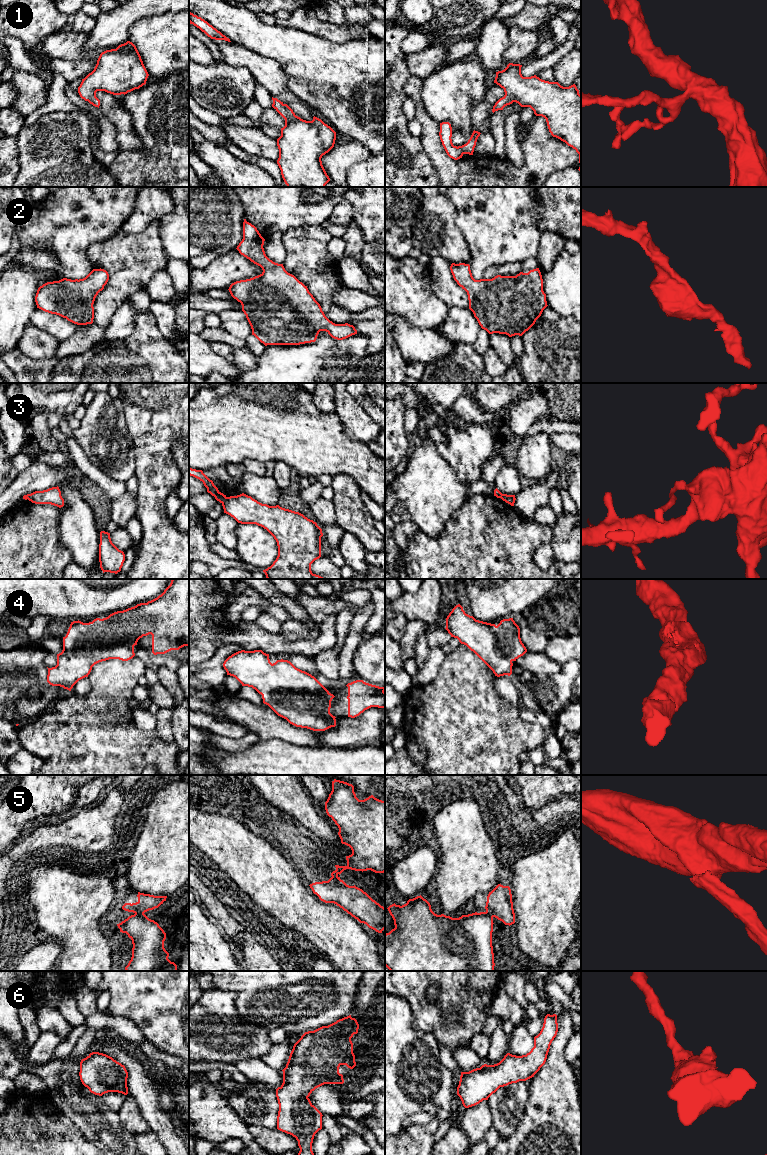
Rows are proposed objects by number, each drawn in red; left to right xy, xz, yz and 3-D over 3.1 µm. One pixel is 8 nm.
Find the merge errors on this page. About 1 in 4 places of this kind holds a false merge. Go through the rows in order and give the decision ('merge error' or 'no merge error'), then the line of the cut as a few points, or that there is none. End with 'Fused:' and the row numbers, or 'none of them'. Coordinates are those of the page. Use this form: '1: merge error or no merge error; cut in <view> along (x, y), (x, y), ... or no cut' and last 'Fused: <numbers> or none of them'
1: no merge error; no cut
2: no merge error; no cut
3: merge error; cut in xz along (227, 497), (222, 503)
4: no merge error; no cut
5: merge error; cut in xy along (135, 913), (143, 914)
6: no merge error; no cut
Fused: 3, 5

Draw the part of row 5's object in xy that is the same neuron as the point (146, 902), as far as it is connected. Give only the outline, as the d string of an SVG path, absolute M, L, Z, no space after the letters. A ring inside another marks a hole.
M138 892L137 897L138 901L136 903L125 903L122 909L135 914L144 914L149 910L158 908L167 898L167 896L154 896L140 892Z

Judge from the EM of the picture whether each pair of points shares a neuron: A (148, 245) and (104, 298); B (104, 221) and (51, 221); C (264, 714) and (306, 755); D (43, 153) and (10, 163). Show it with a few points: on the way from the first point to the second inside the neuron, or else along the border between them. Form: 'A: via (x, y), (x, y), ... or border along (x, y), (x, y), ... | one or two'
A: via (136, 258), (130, 265), (128, 274), (117, 285) | one
B: via (91, 221), (82, 223), (80, 221), (64, 221) | one
C: border along (271, 738), (317, 747) | two
D: border along (16, 138), (19, 166), (17, 176) | two

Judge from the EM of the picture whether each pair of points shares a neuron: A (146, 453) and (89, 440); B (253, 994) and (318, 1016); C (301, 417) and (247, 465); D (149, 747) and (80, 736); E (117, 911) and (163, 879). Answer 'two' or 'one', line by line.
A: two
B: one
C: two
D: one
E: two

